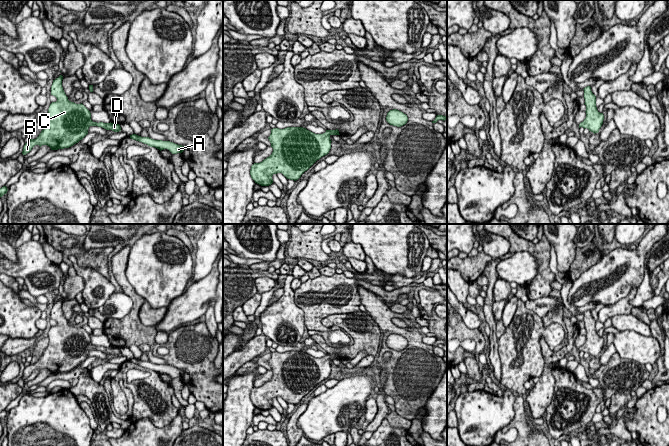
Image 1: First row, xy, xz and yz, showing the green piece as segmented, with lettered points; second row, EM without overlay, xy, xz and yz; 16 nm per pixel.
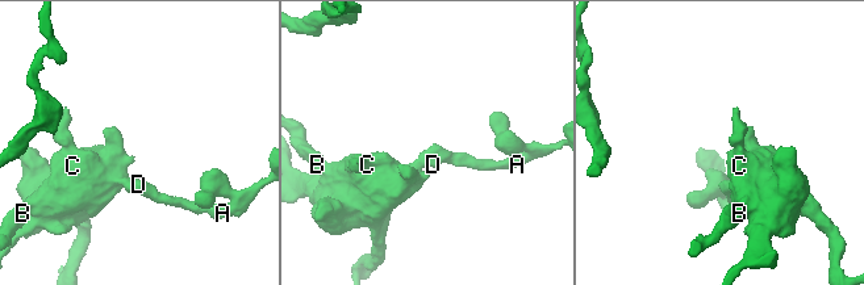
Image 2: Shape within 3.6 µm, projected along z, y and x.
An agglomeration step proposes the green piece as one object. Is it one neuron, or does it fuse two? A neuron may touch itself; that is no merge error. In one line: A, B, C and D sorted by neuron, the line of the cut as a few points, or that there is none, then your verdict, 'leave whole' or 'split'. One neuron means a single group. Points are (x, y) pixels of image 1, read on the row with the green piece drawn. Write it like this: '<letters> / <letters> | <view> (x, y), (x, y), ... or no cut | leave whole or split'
A B C D | no cut | leave whole

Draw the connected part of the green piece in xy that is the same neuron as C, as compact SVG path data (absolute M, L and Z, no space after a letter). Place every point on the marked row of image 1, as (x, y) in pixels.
M63 76L53 80L51 95L57 98L48 109L49 119L36 139L25 143L22 154L29 153L35 145L47 145L51 150L69 148L82 140L90 126L102 127L114 132L121 131L116 123L93 122L90 111L81 103L76 104L68 100L63 87Z

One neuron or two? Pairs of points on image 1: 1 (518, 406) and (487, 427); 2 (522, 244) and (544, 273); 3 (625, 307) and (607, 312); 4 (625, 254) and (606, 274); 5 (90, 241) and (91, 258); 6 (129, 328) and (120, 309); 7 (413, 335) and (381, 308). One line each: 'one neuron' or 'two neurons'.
1: two neurons
2: one neuron
3: one neuron
4: one neuron
5: two neurons
6: two neurons
7: one neuron

